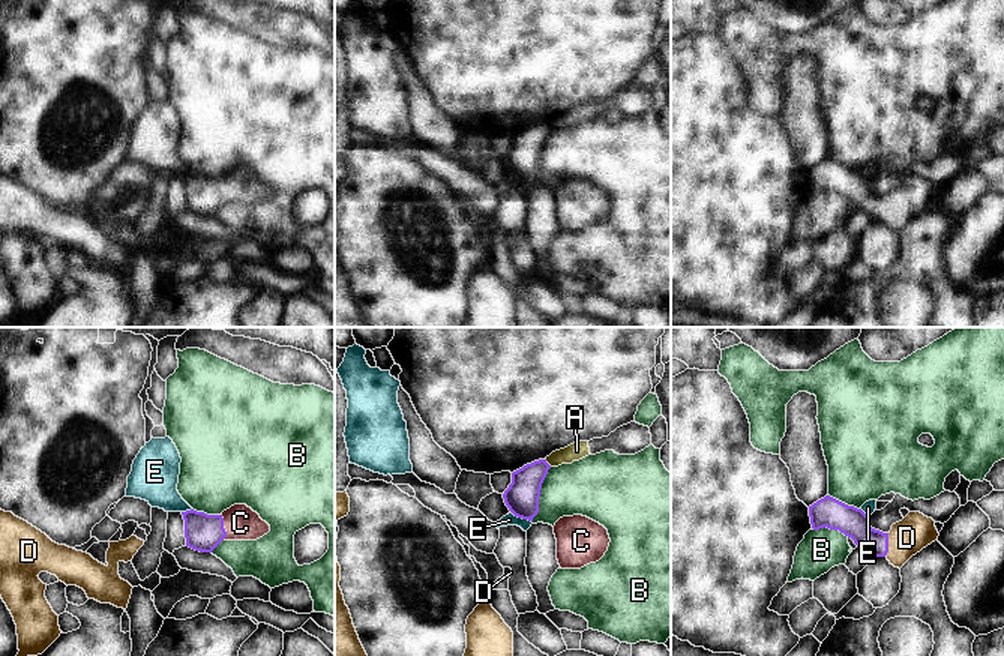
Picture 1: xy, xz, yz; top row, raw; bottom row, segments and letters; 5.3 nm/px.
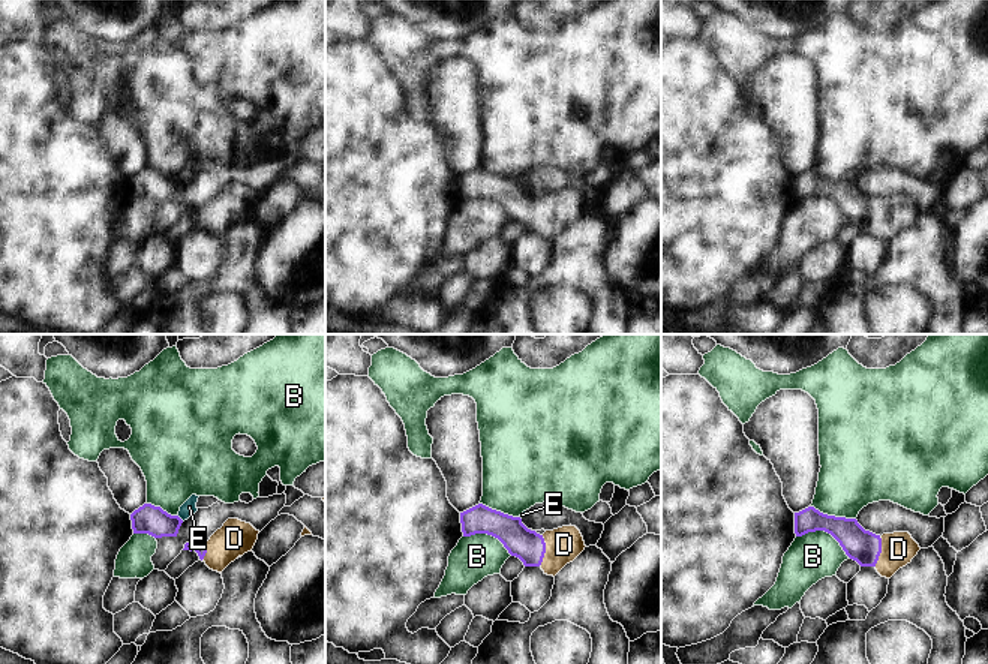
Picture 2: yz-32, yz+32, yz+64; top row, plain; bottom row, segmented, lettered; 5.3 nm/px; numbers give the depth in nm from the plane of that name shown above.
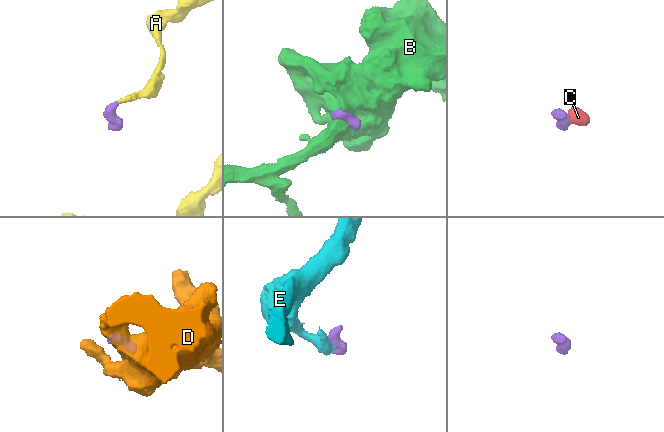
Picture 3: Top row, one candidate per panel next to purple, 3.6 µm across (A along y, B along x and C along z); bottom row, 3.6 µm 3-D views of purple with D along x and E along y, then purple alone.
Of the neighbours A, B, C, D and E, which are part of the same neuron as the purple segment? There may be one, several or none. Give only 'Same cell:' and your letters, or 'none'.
Same cell: C, D

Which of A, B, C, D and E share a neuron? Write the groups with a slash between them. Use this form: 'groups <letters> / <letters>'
groups A / B / C D / E

